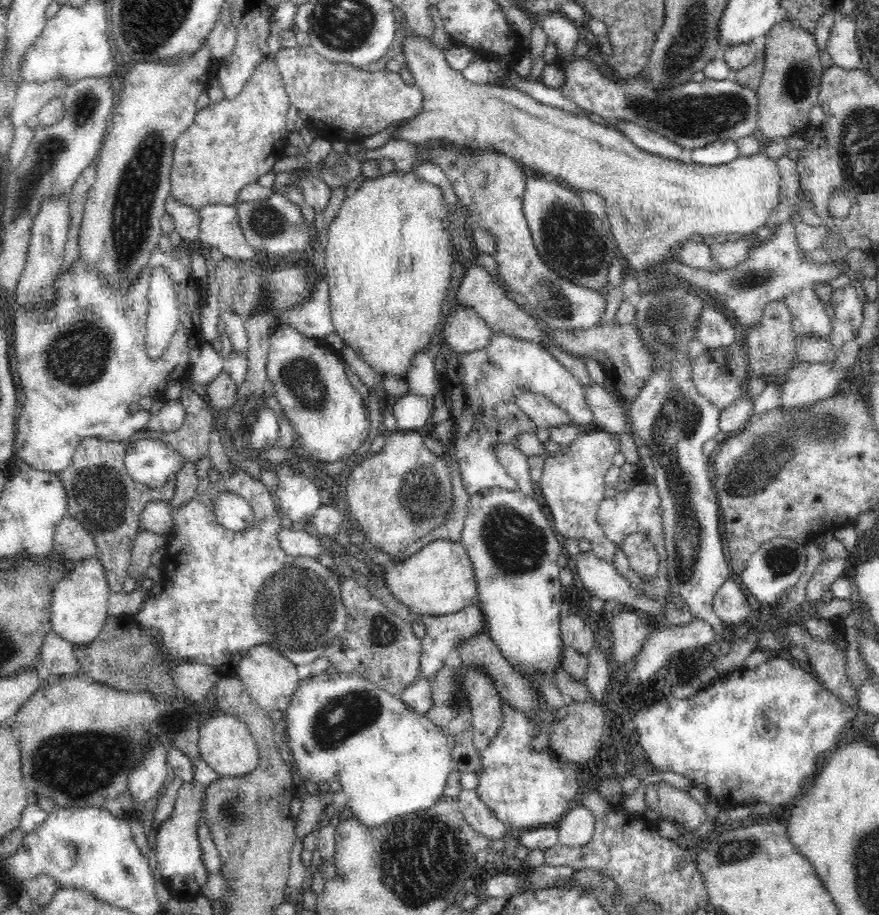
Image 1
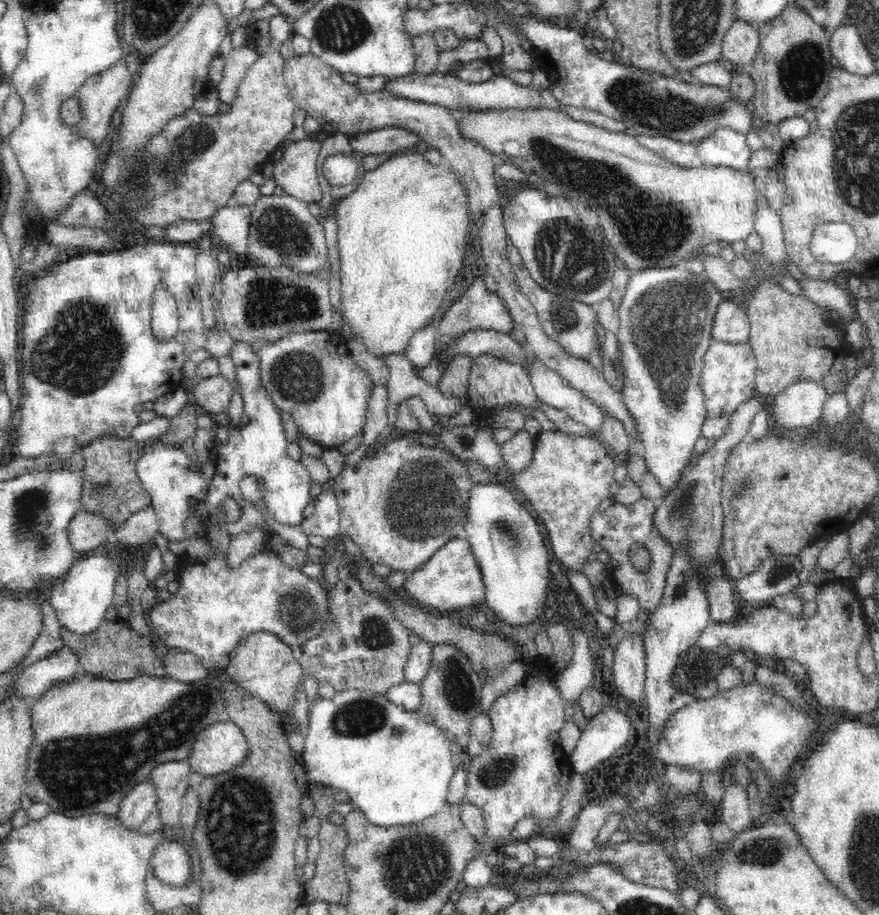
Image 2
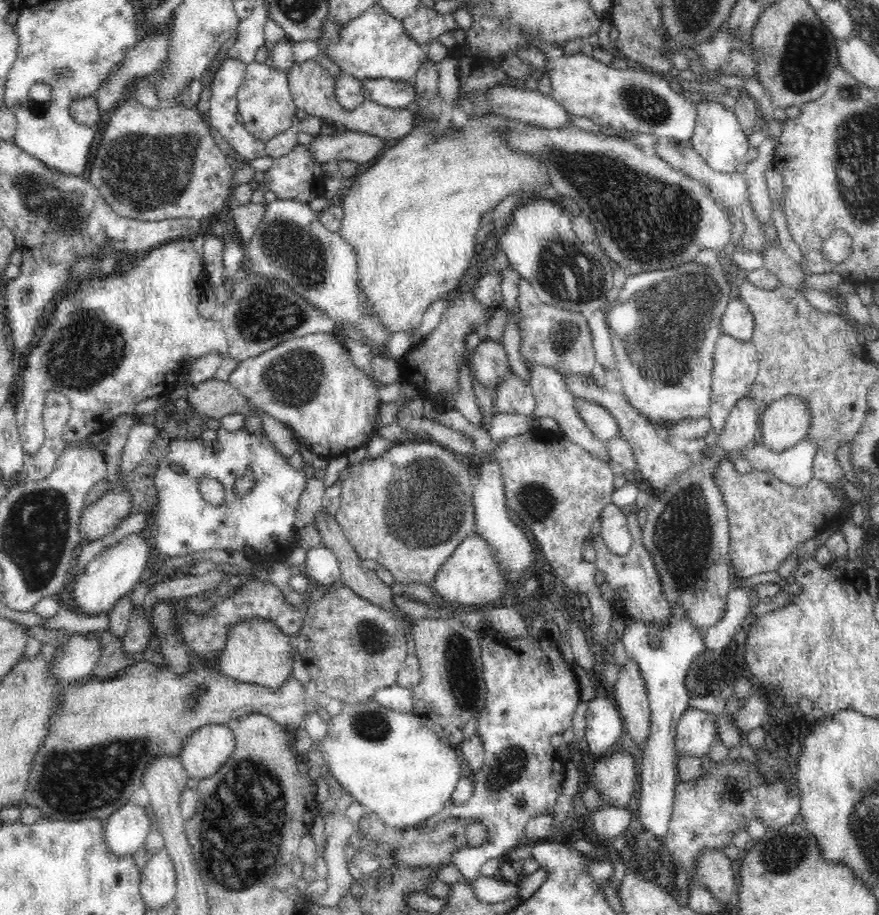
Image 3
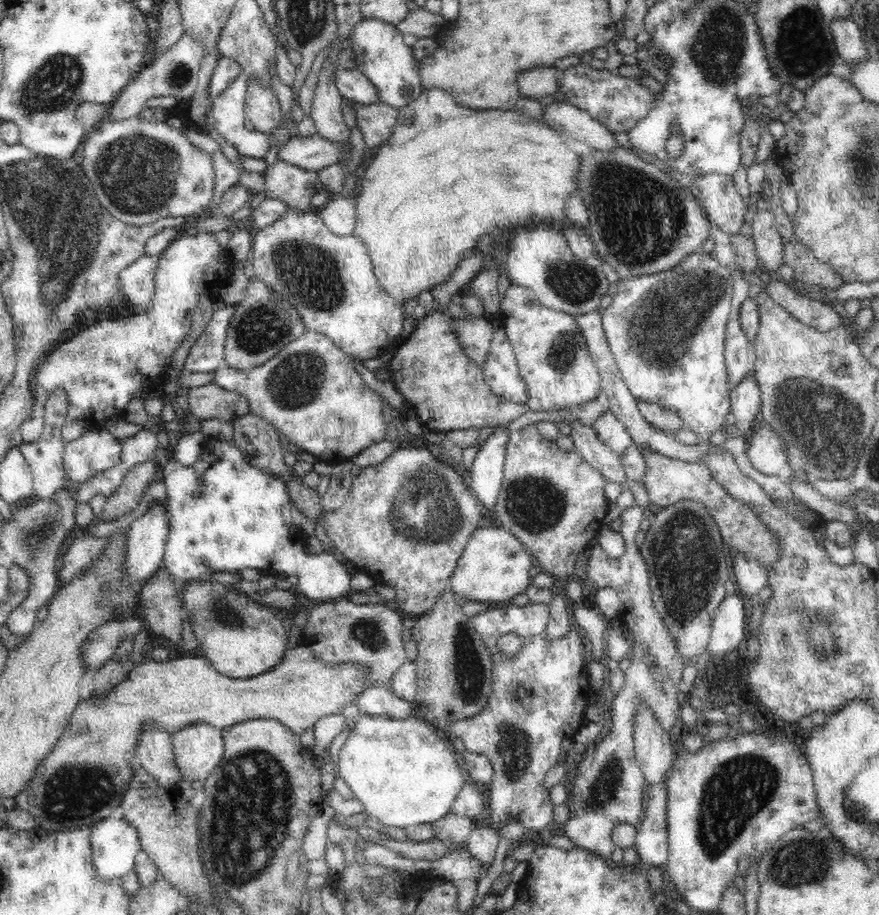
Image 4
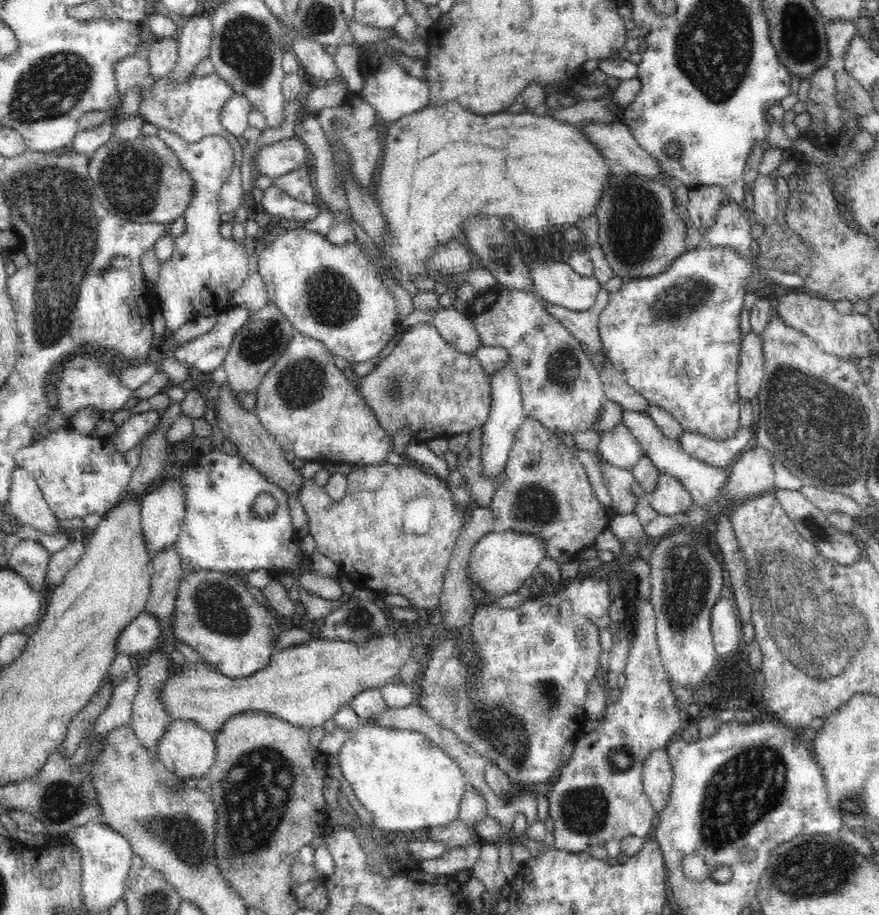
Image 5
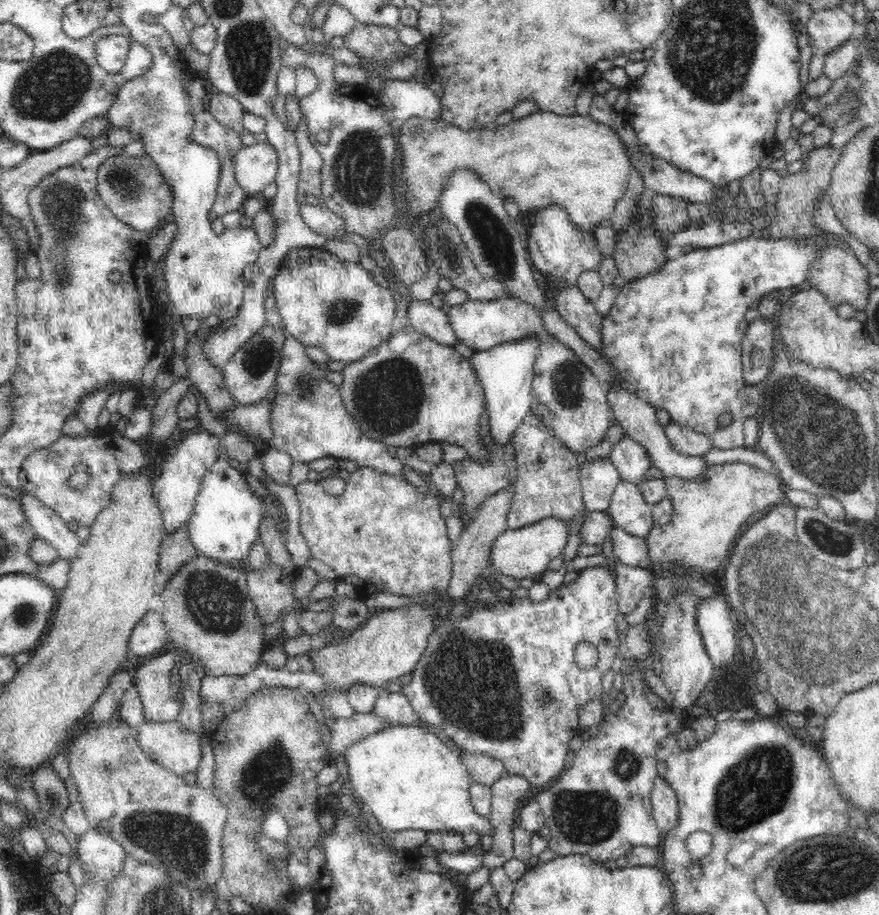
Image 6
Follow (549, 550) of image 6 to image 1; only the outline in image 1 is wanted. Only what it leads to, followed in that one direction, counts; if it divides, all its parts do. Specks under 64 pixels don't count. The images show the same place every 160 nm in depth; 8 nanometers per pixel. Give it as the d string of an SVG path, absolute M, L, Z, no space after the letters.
M448 539L432 541L415 554L400 561L400 564L393 562L393 565L386 568L386 574L382 572L380 574L386 578L385 585L390 590L390 594L394 594L402 602L402 605L406 604L408 609L417 617L440 617L441 615L456 613L479 601L474 567L461 542L457 543Z

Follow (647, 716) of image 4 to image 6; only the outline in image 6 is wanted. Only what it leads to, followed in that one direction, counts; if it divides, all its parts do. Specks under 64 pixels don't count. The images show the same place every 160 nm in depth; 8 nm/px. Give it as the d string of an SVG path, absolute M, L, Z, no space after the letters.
M661 777L654 778L652 788L651 805L659 833L666 834L678 823L678 801L674 789Z

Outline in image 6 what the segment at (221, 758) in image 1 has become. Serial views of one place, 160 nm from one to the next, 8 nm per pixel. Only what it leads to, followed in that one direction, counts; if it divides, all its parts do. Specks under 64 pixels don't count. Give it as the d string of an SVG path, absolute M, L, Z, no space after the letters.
M144 721L138 730L138 745L154 762L160 763L174 774L184 777L188 772L196 772L202 750L200 749L200 739L202 736L194 734L180 721L172 722L148 722Z

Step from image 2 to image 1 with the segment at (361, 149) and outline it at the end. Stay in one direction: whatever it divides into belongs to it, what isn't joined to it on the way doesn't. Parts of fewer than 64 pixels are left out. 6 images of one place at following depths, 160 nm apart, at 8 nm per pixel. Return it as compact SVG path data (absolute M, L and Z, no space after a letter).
M394 6L392 8L392 16L394 16L396 22L403 21L406 27L406 38L403 42L401 50L403 53L401 54L404 64L408 65L408 70L412 73L413 84L418 86L422 95L424 95L424 106L421 107L422 110L420 114L416 115L415 118L412 118L405 124L400 124L395 127L395 131L391 132L389 138L414 143L416 147L420 147L422 144L426 143L437 142L438 139L443 139L444 141L454 143L464 143L467 144L467 146L475 147L477 150L494 150L516 160L516 163L520 163L520 165L527 168L530 174L551 176L559 180L562 184L567 185L569 189L580 191L580 193L597 193L602 197L606 205L604 219L607 225L608 222L610 222L610 228L608 228L608 230L610 230L609 233L620 249L622 262L625 264L626 269L632 273L648 269L650 266L657 266L660 262L664 262L665 259L677 258L676 251L679 250L678 246L680 246L684 240L688 240L692 234L700 234L706 241L710 241L715 234L727 235L732 233L741 236L752 234L760 227L765 226L774 208L780 204L780 173L778 167L776 167L776 160L768 158L762 151L751 157L740 156L739 158L732 159L730 163L719 166L700 166L694 163L680 163L679 161L669 160L662 156L646 153L644 150L637 148L626 135L617 132L614 128L596 124L596 122L592 122L588 117L573 115L570 112L566 112L566 110L560 110L560 108L539 103L527 93L518 91L518 89L514 87L506 87L496 81L478 85L468 82L460 70L452 70L452 68L450 68L450 65L446 62L444 51L436 47L430 38L419 38L418 34L411 34L411 31L407 30L407 23L400 6Z

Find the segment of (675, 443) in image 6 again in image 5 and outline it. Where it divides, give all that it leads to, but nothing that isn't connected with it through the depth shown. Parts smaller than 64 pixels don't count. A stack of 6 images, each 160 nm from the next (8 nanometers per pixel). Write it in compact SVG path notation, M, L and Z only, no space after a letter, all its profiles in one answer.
M742 427L737 429L732 438L715 441L698 431L693 433L683 431L677 441L682 450L691 454L692 458L700 459L712 467L728 471L731 463L738 458L743 448L746 448L748 442L752 440L753 433L753 427Z

